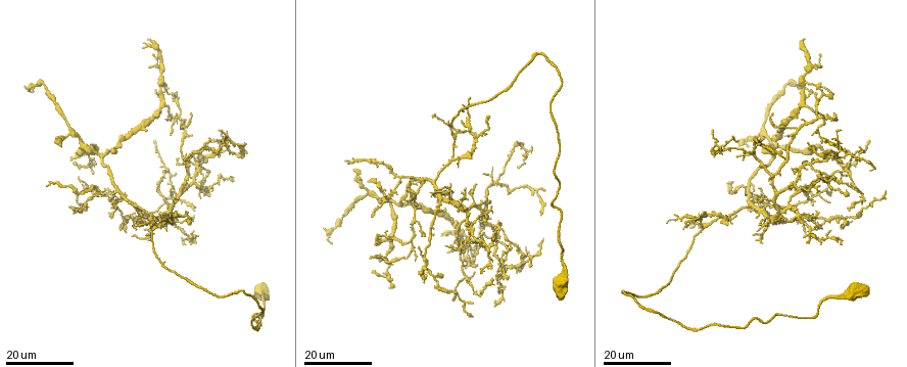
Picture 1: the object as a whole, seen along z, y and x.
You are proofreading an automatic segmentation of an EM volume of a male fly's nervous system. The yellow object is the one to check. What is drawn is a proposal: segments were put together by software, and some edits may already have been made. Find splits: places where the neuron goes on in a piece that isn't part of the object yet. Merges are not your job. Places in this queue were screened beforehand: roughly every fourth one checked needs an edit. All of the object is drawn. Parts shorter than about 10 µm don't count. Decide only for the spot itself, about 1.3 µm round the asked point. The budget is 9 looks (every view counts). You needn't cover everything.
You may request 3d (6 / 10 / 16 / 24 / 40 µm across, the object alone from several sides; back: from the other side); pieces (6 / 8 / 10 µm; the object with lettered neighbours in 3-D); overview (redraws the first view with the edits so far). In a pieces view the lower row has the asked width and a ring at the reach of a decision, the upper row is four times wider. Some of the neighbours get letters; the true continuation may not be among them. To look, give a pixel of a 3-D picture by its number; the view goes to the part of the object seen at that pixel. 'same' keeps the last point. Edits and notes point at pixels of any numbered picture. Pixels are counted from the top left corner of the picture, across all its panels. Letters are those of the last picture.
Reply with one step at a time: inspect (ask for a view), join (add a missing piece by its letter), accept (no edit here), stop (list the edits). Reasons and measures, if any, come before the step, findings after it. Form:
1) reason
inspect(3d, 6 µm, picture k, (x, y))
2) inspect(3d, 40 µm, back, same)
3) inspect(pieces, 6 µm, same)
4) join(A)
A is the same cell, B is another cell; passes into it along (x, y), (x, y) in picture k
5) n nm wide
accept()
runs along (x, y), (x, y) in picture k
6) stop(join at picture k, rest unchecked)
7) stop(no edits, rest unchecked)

branch stops here
inspect(3d, 16 µm, picture 1, (247, 144))

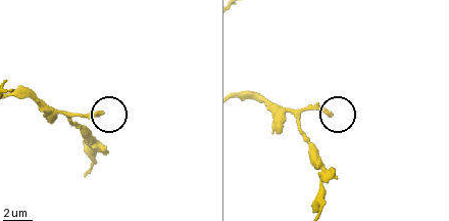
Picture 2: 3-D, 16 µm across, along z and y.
inspect(3d, 10 µm, picture 2, (101, 112))

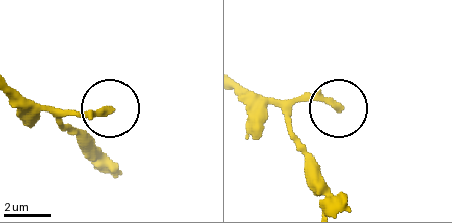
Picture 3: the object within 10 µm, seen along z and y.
inspect(pieces, 10 µm, picture 3, (337, 105))

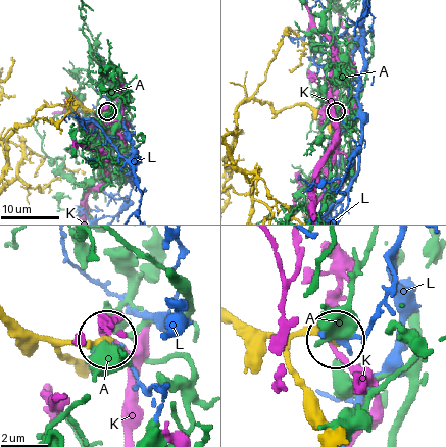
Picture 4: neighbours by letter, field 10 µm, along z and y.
260 nm wide
accept()
A, K and L are other cells; none of them fits

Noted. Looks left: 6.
branch stops here
inspect(3d, 24 µm, picture 1, (528, 250))

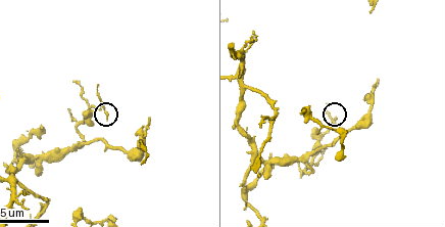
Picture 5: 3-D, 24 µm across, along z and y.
inspect(pieces, 6 µm, picture 5, (106, 119))

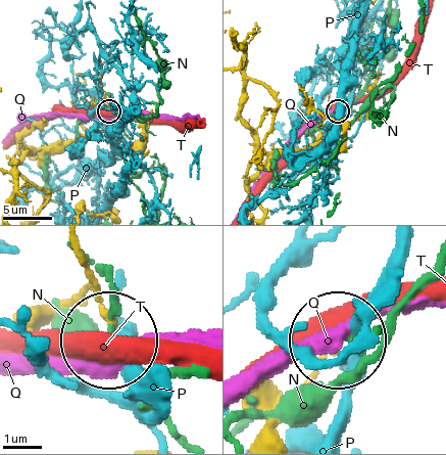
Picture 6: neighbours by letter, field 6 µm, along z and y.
accept()
N, P, Q and T are other cells; no lettered piece goes on from it

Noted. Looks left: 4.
free end
inspect(3d, 24 µm, picture 1, (777, 218))

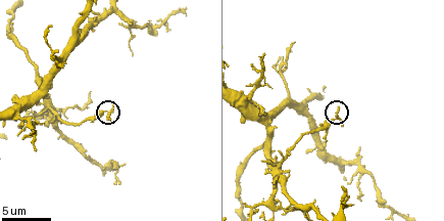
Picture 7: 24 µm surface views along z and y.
inspect(pieces, 8 µm, picture 7, (111, 118))

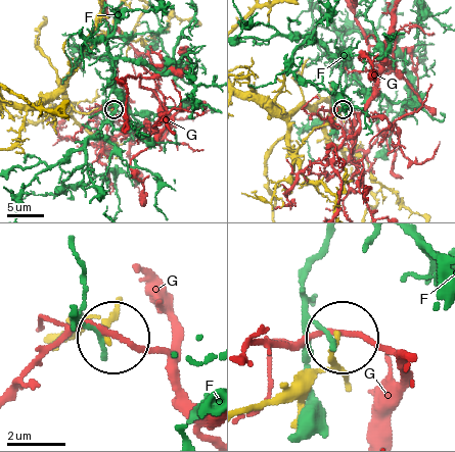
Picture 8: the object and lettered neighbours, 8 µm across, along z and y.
accept()
F and G are other cells; runs along (245, 410), (304, 389), (330, 366), (338, 340) in picture 8; none of them fits

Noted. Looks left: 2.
thin end
inspect(3d, 24 µm, picture 1, (717, 153))

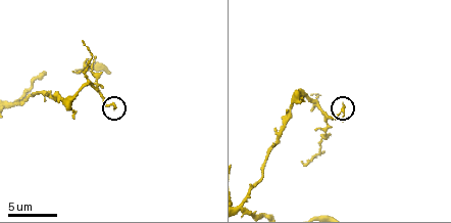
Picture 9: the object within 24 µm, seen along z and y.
inspect(pieces, 10 µm, picture 9, (345, 104))

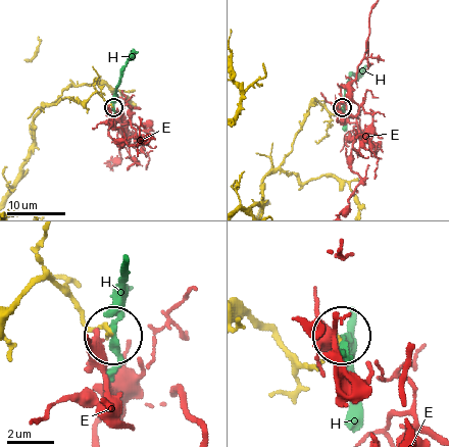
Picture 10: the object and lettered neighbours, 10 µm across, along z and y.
accept()
E and H are other cells; none of them fits

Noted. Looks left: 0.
stop(no edits, rest unchecked)

